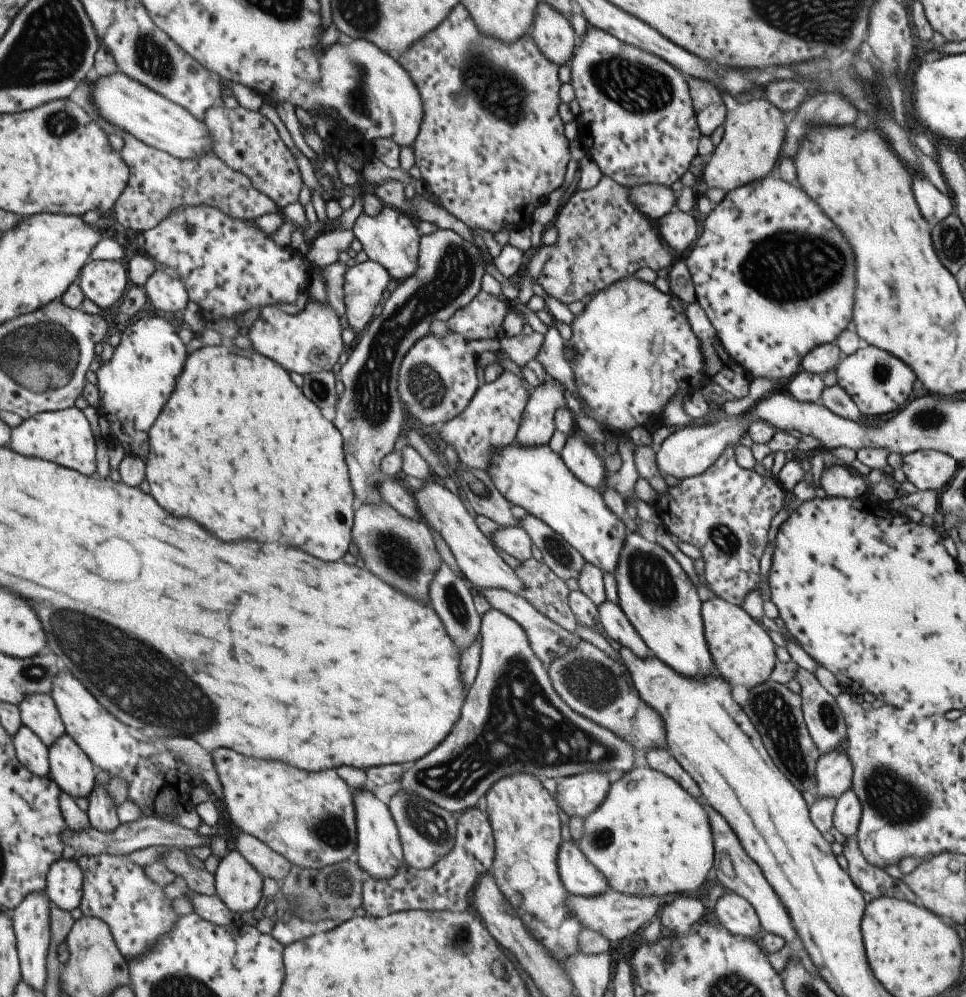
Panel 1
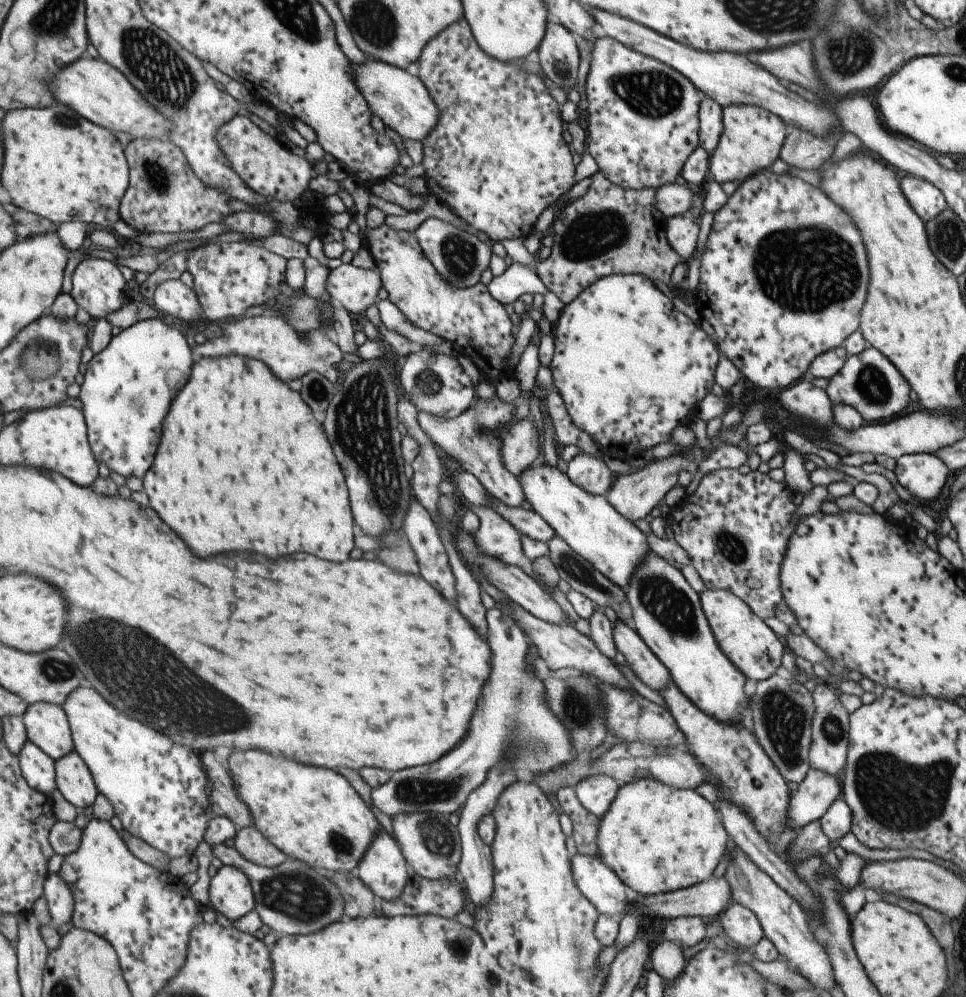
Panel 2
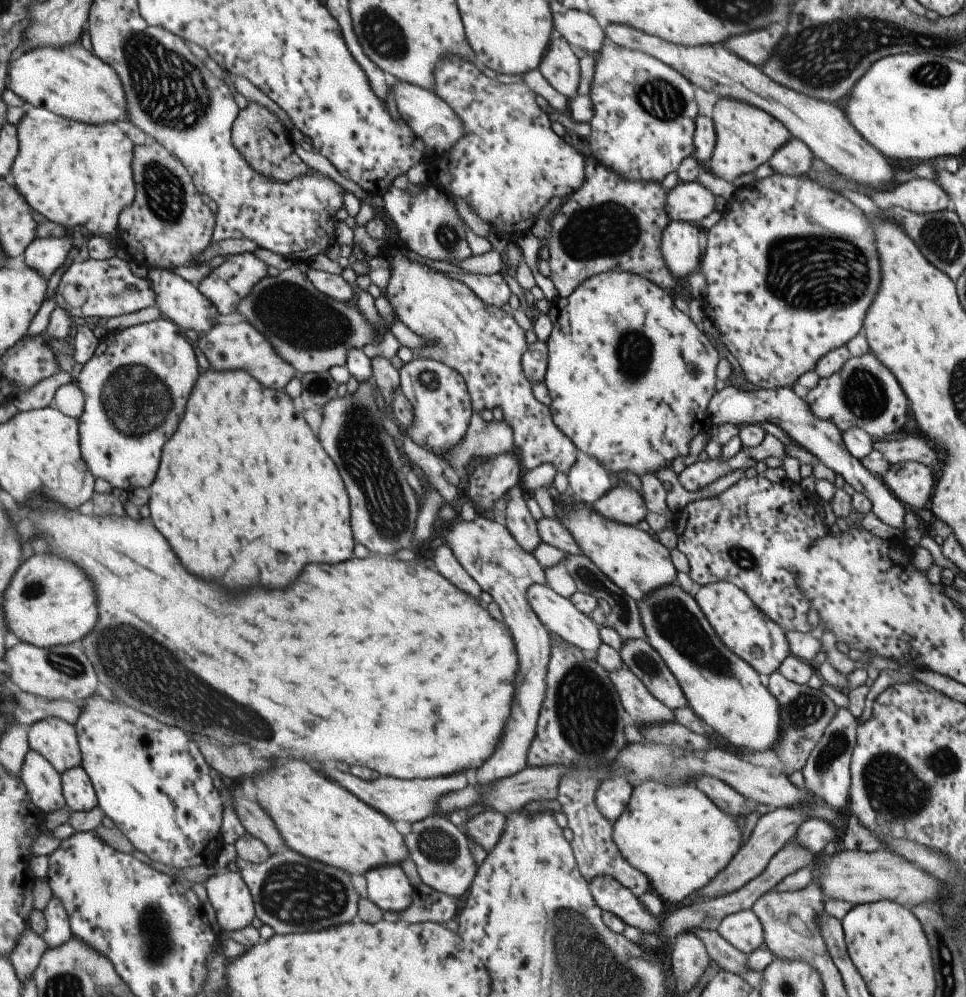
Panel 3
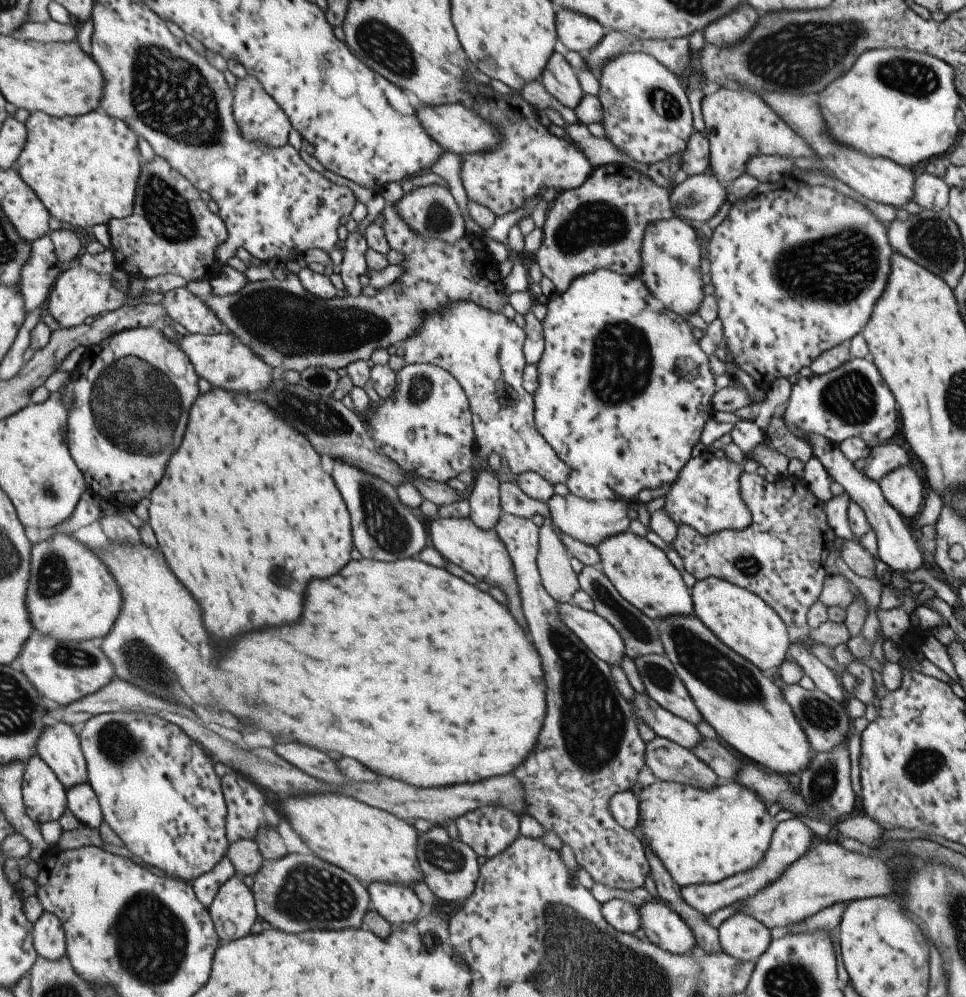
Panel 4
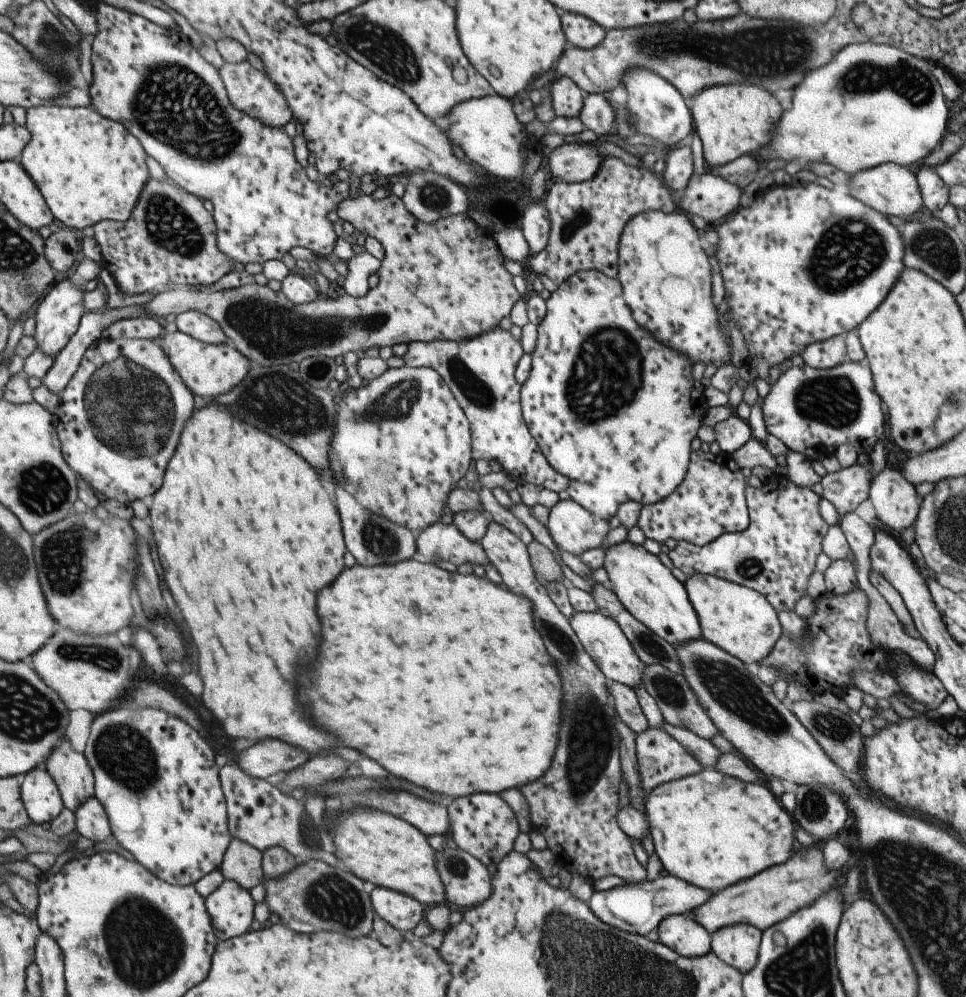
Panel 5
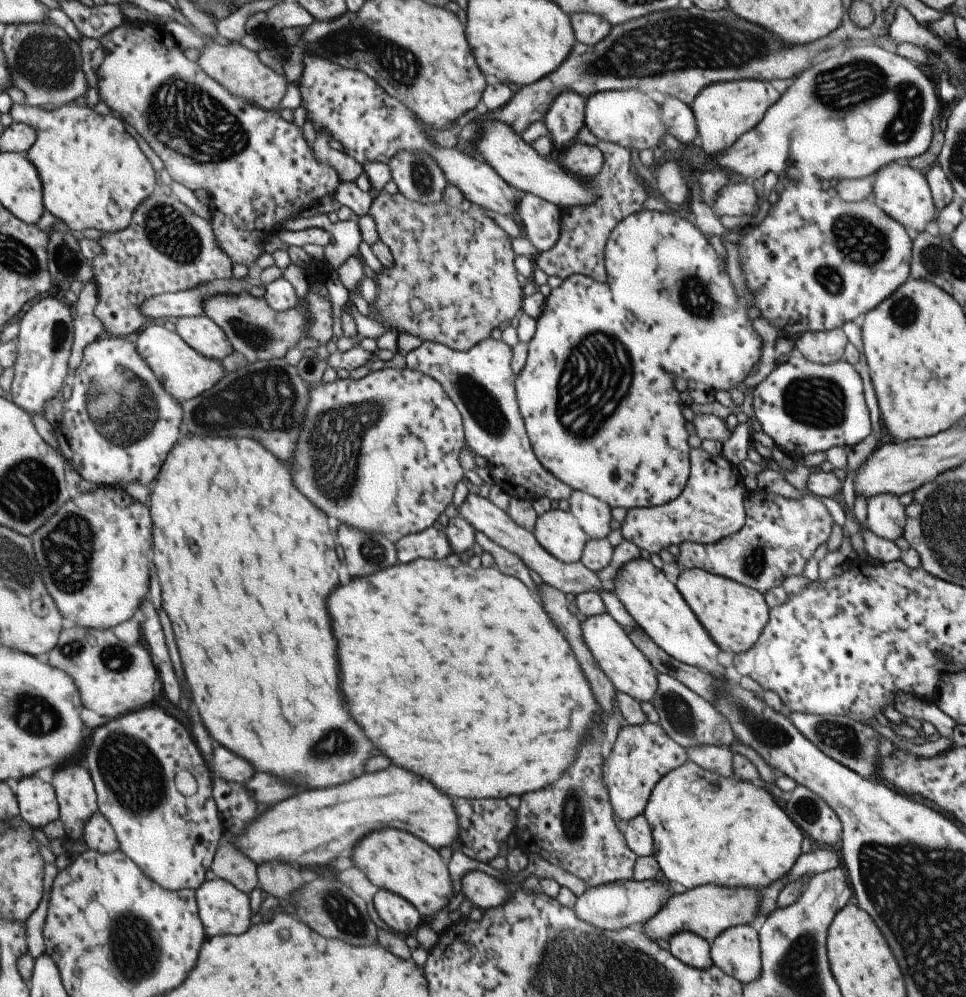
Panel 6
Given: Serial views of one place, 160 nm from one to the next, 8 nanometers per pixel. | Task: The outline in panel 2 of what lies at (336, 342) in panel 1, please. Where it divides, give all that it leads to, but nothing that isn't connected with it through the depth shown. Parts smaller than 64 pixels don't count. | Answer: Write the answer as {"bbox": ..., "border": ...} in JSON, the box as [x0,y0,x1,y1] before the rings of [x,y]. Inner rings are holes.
{"bbox":[191,313,343,385],"border":[[[273,313],[251,316],[221,324],[221,335],[207,338],[203,344],[196,345],[191,354],[207,356],[241,356],[265,364],[278,380],[291,381],[301,379],[309,370],[325,376],[331,384],[336,385],[337,372],[335,365],[343,360],[341,350],[331,342],[324,330],[309,330],[301,338],[299,334],[281,318]]]}

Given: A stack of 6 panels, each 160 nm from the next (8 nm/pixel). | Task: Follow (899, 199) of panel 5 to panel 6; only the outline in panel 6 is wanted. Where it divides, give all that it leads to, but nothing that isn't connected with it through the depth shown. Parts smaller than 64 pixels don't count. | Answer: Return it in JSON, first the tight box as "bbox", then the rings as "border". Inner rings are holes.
{"bbox":[870,161,937,232],"border":[[[893,161],[877,169],[871,178],[872,192],[870,198],[887,216],[896,220],[901,226],[912,226],[918,232],[931,229],[930,225],[937,210],[922,173],[909,165],[901,166]]]}

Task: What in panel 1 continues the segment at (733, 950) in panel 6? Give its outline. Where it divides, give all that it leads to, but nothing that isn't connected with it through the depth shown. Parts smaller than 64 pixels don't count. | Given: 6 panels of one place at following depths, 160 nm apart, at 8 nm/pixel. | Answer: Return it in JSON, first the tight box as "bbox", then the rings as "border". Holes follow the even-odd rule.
{"bbox":[712,893,761,939],"border":[[[723,893],[712,910],[713,919],[731,934],[748,939],[761,935],[760,922],[754,908],[742,896]]]}

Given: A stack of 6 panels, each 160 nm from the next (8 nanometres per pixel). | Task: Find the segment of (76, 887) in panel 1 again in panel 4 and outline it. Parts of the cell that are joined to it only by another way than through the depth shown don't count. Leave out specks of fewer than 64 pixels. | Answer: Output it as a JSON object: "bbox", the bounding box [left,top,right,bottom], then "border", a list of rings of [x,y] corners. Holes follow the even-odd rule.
{"bbox":[32,911,65,960],"border":[[[42,911],[40,917],[32,924],[32,943],[38,956],[45,960],[57,960],[65,954],[64,930],[54,914]]]}

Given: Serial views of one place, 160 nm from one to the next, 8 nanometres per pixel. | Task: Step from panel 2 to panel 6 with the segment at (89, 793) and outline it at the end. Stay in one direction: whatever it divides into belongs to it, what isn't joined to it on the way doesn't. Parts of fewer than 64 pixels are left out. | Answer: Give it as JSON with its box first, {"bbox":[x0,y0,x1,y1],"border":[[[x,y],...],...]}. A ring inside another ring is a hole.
{"bbox":[82,810,118,853],"border":[[[97,810],[85,821],[82,841],[89,849],[108,853],[118,849],[118,842],[107,819]]]}

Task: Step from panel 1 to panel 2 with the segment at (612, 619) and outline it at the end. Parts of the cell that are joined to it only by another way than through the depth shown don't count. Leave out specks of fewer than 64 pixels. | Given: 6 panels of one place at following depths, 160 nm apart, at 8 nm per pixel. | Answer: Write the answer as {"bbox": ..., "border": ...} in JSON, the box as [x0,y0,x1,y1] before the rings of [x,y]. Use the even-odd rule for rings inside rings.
{"bbox":[612,620,671,692],"border":[[[616,620],[612,629],[612,640],[625,659],[626,666],[640,682],[651,690],[661,692],[669,686],[671,676],[641,638],[621,620]]]}

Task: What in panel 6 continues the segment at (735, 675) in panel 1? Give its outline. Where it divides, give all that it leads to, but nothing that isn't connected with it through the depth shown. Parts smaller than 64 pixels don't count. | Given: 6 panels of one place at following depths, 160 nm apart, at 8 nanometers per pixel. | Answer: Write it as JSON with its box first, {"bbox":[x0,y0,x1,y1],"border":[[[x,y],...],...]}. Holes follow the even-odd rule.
{"bbox":[674,569,770,655],"border":[[[701,569],[681,571],[674,585],[711,640],[722,651],[731,650],[735,655],[744,653],[756,643],[767,624],[770,608],[763,601],[763,595],[755,589]]]}

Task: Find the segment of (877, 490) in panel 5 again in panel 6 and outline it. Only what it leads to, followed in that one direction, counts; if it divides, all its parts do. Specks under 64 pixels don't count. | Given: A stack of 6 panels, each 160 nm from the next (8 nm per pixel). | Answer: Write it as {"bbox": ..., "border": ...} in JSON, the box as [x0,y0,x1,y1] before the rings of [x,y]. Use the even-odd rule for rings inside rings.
{"bbox":[866,494,905,541],"border":[[[878,494],[870,496],[866,504],[866,528],[879,538],[893,541],[902,532],[905,524],[905,507],[897,499],[899,495]]]}

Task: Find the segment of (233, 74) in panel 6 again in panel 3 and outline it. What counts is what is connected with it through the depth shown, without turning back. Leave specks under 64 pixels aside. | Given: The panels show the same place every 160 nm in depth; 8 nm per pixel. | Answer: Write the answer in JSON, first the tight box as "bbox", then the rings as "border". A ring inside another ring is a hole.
{"bbox":[230,103,316,183],"border":[[[248,103],[245,110],[237,113],[230,130],[230,139],[251,170],[272,181],[288,183],[294,178],[316,172],[295,154],[290,134],[283,123],[265,107],[255,103]]]}

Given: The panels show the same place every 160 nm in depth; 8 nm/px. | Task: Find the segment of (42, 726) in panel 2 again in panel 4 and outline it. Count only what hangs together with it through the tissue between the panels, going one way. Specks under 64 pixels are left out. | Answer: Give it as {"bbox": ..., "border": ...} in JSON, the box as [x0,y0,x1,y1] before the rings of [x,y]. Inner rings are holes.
{"bbox":[34,721,86,790],"border":[[[57,721],[55,724],[47,725],[37,737],[34,750],[35,754],[53,771],[65,790],[74,784],[86,782],[86,764],[80,742],[67,723]]]}

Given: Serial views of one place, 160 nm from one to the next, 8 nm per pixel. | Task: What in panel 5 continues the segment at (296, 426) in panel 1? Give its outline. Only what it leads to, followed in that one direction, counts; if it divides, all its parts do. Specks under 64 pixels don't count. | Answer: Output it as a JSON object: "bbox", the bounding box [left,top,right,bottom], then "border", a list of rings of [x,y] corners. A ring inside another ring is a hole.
{"bbox":[148,404,345,754],"border":[[[207,404],[201,410],[195,410],[185,422],[185,428],[179,436],[177,450],[171,456],[167,470],[163,474],[163,484],[151,496],[148,510],[151,521],[150,531],[156,544],[157,554],[159,554],[163,578],[169,586],[169,592],[173,594],[177,608],[183,614],[185,626],[195,644],[195,654],[197,654],[195,658],[199,666],[199,676],[203,680],[203,694],[201,694],[203,706],[219,720],[221,728],[227,732],[229,738],[261,740],[265,736],[277,736],[279,740],[287,740],[287,744],[297,744],[297,748],[303,748],[309,754],[319,752],[323,748],[331,748],[333,738],[309,726],[307,722],[303,722],[303,718],[297,712],[293,712],[293,710],[301,710],[293,696],[295,694],[295,688],[293,688],[295,670],[297,666],[305,666],[305,662],[313,660],[313,654],[315,654],[313,646],[317,646],[317,640],[319,640],[319,622],[315,616],[315,594],[319,588],[331,584],[337,578],[337,574],[343,570],[343,554],[345,554],[339,514],[335,506],[331,504],[327,492],[319,484],[317,472],[309,464],[305,464],[305,460],[297,456],[289,446],[267,436],[259,428],[251,428],[249,424],[233,416],[223,404]]]}

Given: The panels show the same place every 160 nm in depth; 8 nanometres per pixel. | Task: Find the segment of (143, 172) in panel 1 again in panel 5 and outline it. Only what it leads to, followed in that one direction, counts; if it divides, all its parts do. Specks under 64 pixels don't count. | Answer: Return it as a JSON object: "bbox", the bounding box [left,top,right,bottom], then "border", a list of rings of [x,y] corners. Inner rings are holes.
{"bbox":[92,176,241,294],"border":[[[148,176],[127,220],[100,220],[92,228],[93,238],[100,246],[103,268],[108,270],[118,289],[125,294],[149,293],[165,284],[176,284],[177,288],[196,288],[219,280],[229,271],[241,270],[241,263],[228,259],[217,248],[214,220],[201,200],[169,179],[159,181]]]}

